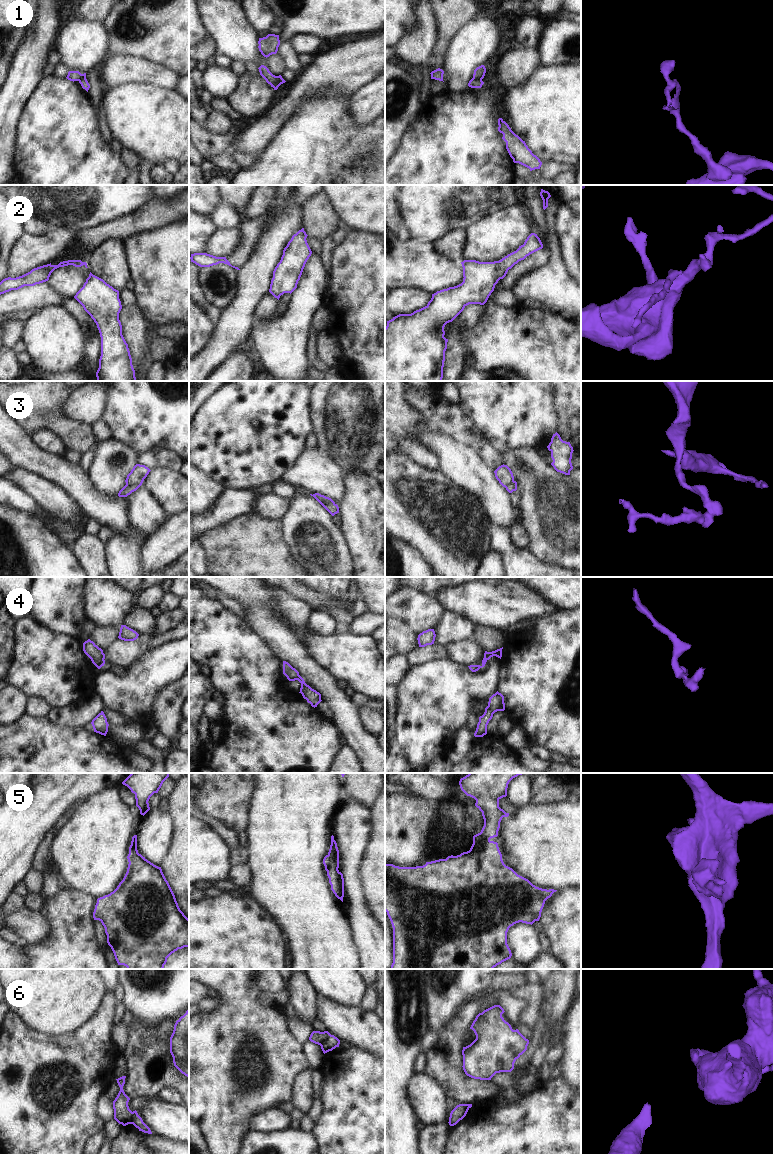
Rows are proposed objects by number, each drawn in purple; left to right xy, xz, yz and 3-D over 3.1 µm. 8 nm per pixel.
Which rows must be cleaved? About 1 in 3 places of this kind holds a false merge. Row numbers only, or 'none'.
1, 3, 4, 6

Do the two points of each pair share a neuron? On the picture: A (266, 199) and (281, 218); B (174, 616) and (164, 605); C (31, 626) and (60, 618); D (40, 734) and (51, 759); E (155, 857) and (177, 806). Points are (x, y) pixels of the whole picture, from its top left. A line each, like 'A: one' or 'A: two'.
A: two
B: two
C: two
D: one
E: two

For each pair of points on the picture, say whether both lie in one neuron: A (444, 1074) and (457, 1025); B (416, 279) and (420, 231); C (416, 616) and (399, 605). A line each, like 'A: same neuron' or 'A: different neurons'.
A: same neuron
B: different neurons
C: same neuron

